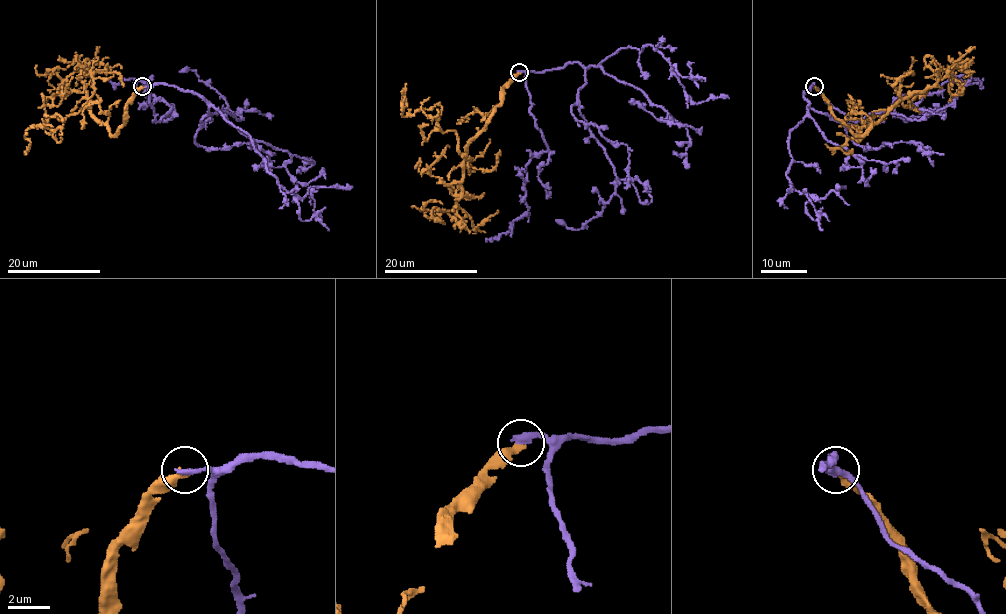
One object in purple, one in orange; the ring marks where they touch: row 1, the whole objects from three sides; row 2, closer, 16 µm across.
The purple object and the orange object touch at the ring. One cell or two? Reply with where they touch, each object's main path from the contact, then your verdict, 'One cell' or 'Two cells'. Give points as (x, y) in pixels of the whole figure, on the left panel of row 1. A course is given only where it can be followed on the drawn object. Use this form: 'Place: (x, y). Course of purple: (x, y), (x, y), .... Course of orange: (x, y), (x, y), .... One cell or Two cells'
Place: (142, 86). Course of purple: (143, 86), (167, 84), (193, 92), (208, 107), (203, 124), (219, 111), (239, 120), (191, 70), (179, 72). Course of orange: (141, 86), (127, 103), (124, 124), (112, 135), (91, 113), (80, 68), (55, 94), (47, 72), (66, 70). Two cells

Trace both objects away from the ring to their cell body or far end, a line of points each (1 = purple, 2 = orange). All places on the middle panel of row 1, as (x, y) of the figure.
1: (519, 73), (578, 62), (584, 68), (580, 113), (616, 176), (617, 187), (603, 210), (580, 229), (555, 219)
2: (518, 73), (468, 146), (456, 210), (434, 208), (434, 221), (425, 215), (431, 201), (442, 204)

